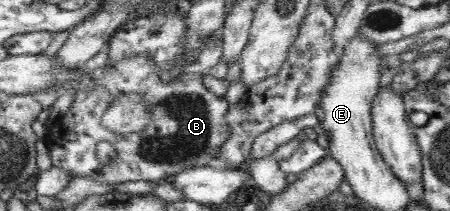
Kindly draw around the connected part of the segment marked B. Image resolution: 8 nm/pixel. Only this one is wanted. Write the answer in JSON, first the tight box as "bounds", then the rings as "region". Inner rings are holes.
{"bounds":[43,57,229,184],"region":[[[148,57],[124,59],[124,63],[107,63],[101,69],[93,71],[94,80],[99,88],[97,92],[76,93],[69,110],[46,127],[43,148],[48,151],[51,163],[69,171],[72,175],[90,178],[100,184],[117,184],[129,181],[164,181],[174,173],[180,173],[190,167],[206,167],[218,153],[218,147],[228,139],[228,124],[224,122],[229,103],[225,96],[218,96],[206,89],[203,75],[196,68],[178,75],[172,81],[162,81],[155,73],[155,64]],[[136,94],[144,98],[144,110],[150,121],[142,131],[132,133],[114,133],[103,124],[105,111],[119,102],[122,96]],[[100,142],[110,142],[117,151],[116,163],[105,168],[98,161],[96,151]]]}

